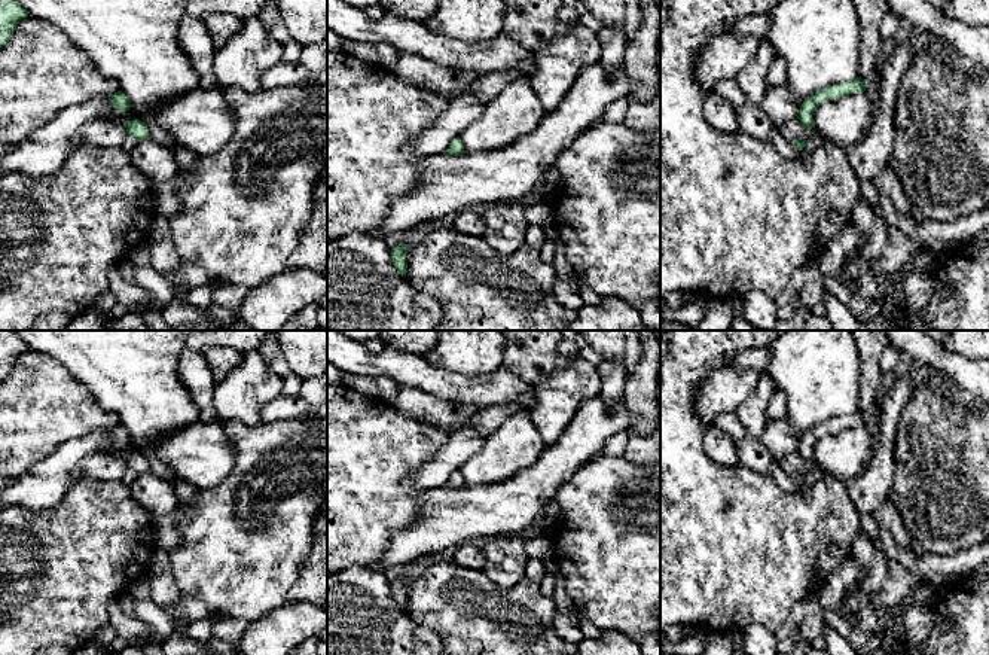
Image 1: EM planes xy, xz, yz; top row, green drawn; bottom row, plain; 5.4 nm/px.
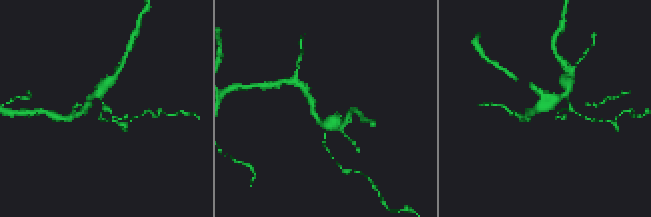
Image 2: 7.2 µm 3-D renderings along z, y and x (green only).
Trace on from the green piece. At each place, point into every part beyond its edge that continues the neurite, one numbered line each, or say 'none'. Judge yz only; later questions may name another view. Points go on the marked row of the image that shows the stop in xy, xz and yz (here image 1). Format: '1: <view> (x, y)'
none

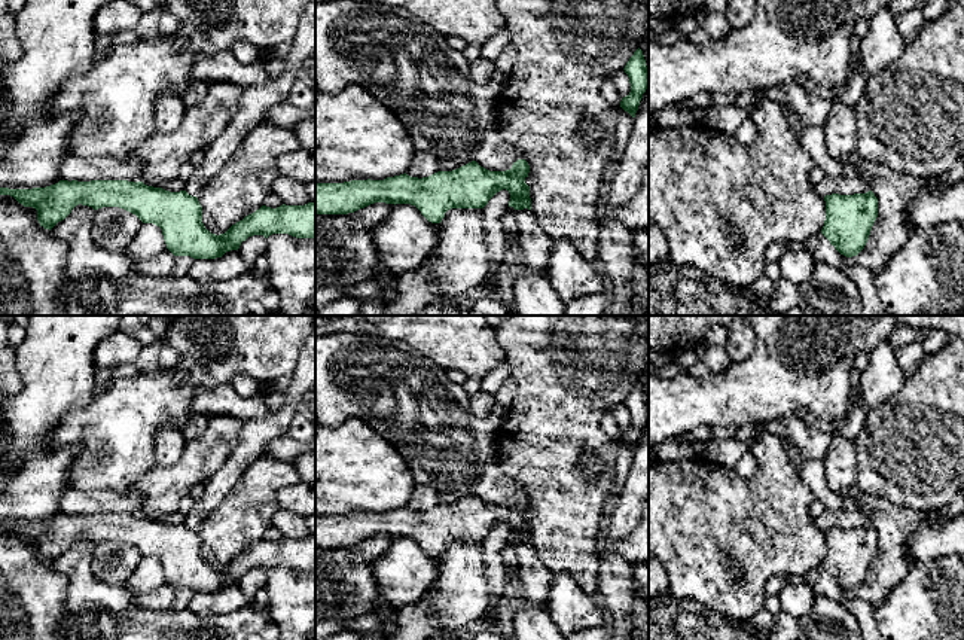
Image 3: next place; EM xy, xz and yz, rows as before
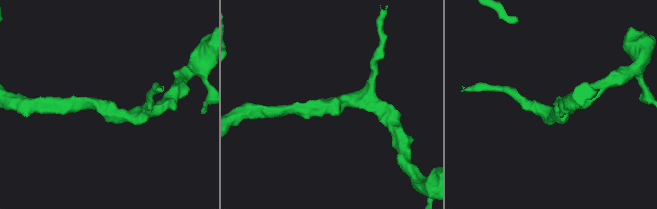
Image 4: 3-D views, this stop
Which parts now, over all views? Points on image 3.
none

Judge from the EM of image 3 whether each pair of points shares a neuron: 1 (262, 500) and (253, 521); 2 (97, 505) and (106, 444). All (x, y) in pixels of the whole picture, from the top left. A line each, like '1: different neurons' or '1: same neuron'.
1: same neuron
2: different neurons

